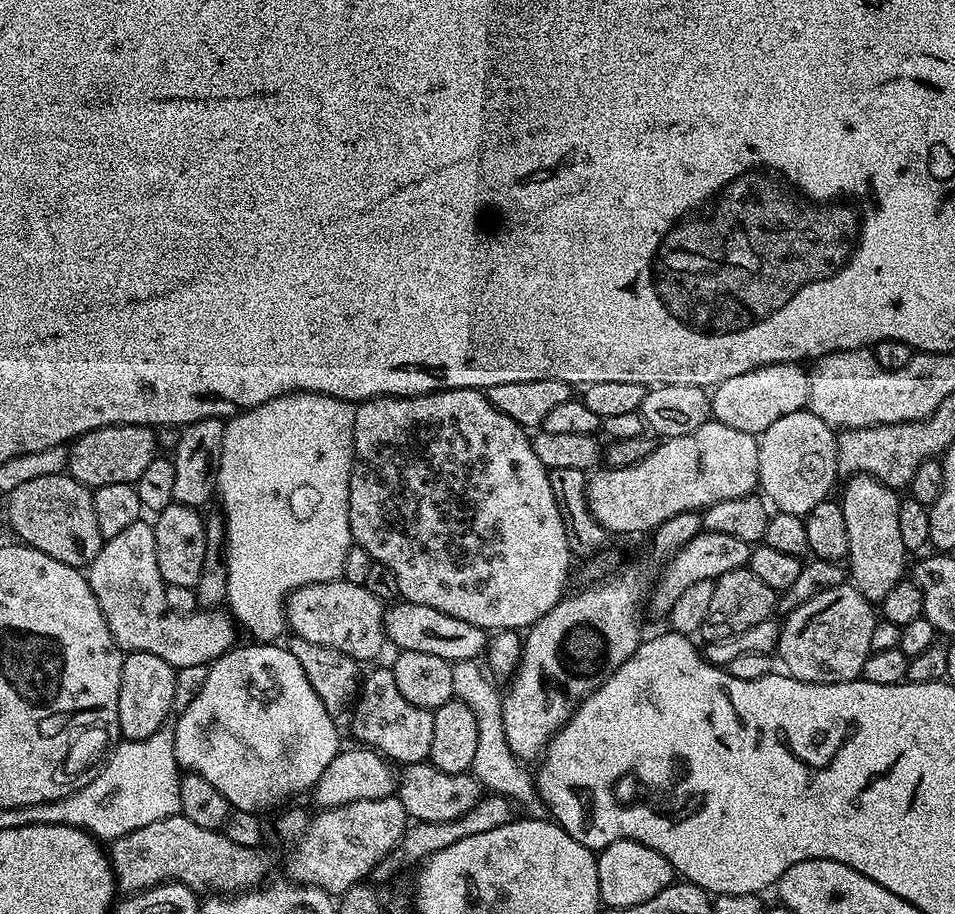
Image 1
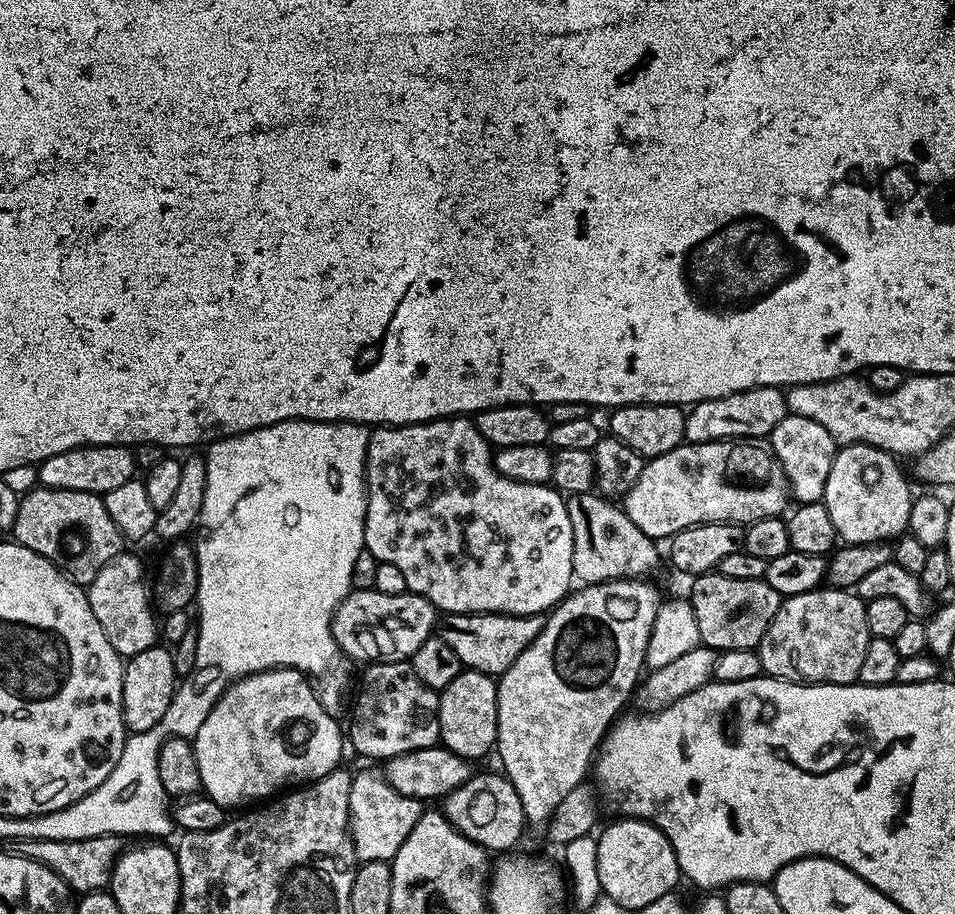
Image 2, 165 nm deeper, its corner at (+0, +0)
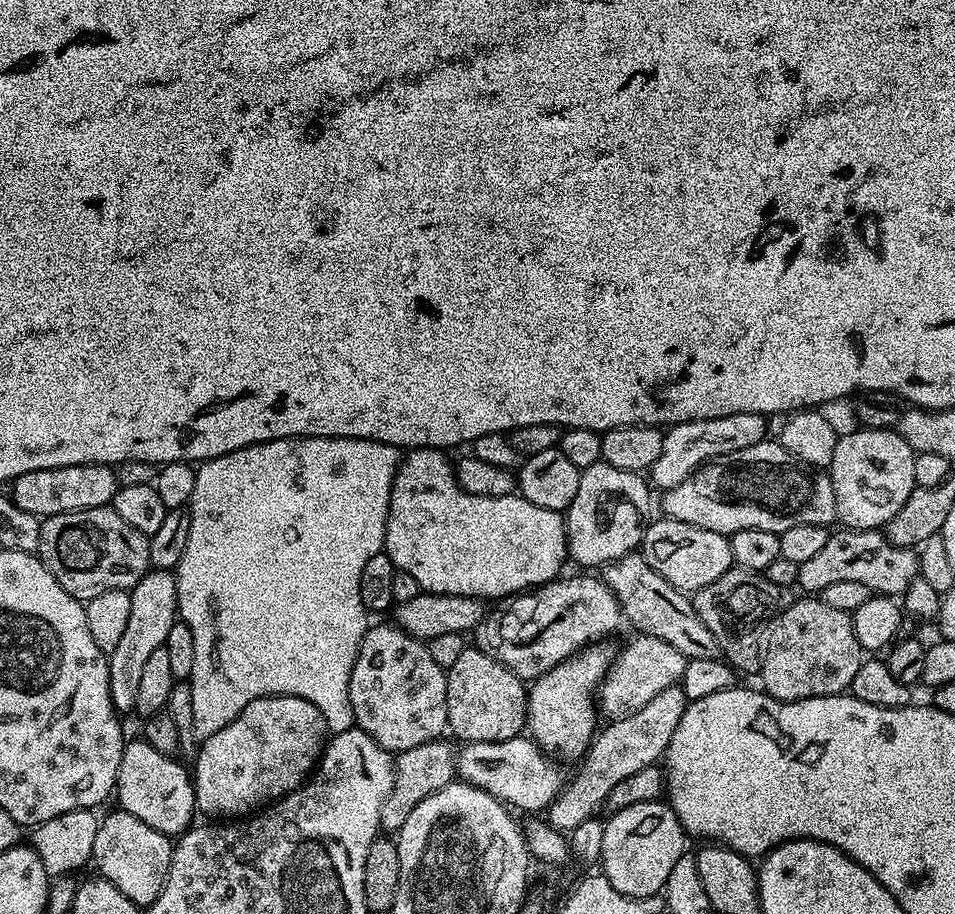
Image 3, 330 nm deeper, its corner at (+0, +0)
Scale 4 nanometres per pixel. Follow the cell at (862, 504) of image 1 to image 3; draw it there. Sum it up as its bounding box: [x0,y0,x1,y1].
[830,427,918,532]

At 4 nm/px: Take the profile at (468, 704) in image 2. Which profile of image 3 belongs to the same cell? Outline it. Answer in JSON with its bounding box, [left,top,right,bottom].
[446,646,528,742]

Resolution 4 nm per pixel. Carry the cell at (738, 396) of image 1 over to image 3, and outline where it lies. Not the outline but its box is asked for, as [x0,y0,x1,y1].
[650,414,768,490]

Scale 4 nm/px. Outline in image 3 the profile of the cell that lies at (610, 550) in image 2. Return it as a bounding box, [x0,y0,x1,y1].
[602,554,722,660]

